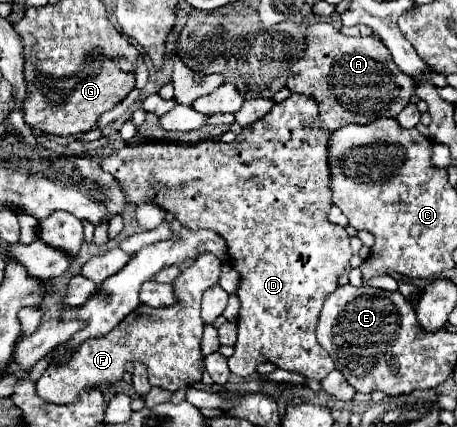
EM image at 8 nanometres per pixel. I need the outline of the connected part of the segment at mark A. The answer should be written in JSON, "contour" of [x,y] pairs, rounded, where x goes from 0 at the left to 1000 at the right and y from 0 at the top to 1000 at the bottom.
{"contour":[[[696,52],[670,70],[670,117],[639,159],[626,201],[639,215],[683,225],[700,248],[705,300],[731,309],[761,290],[810,290],[836,272],[867,276],[897,239],[906,183],[880,173],[845,108],[814,84],[766,89],[718,52]]]}

